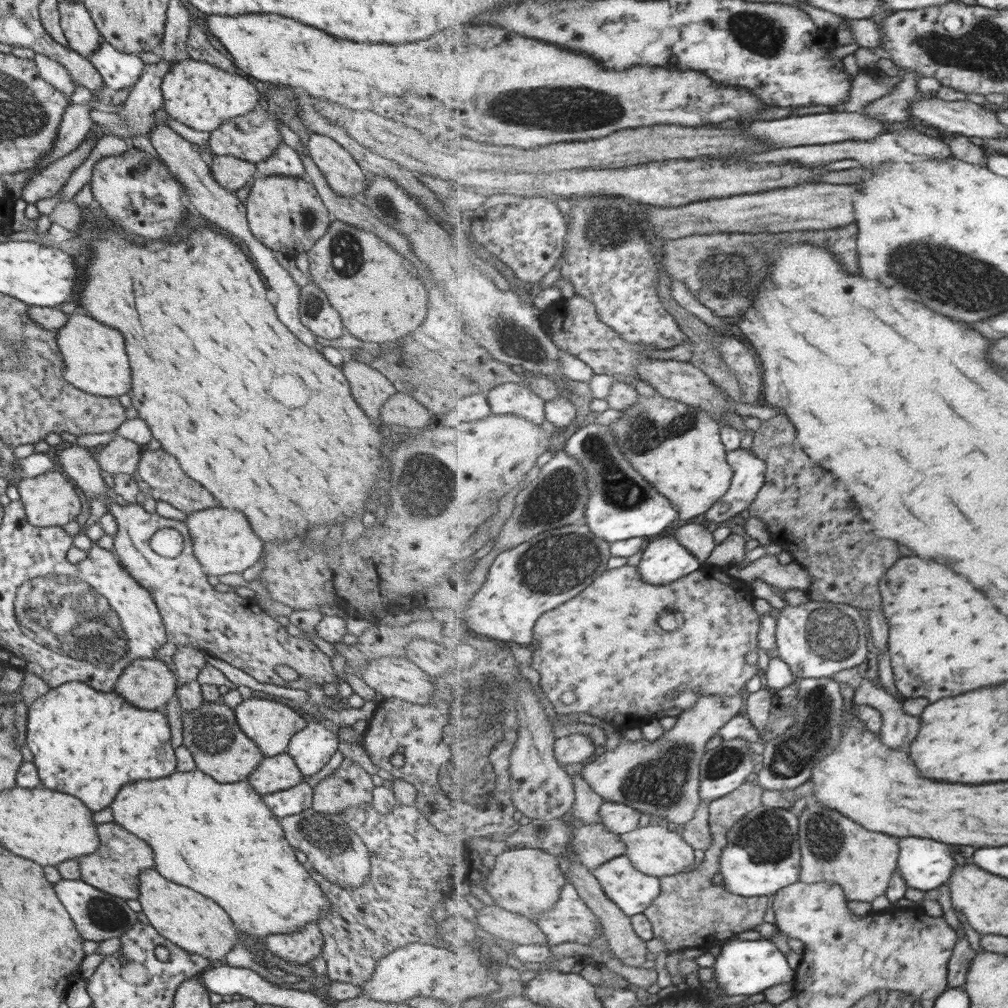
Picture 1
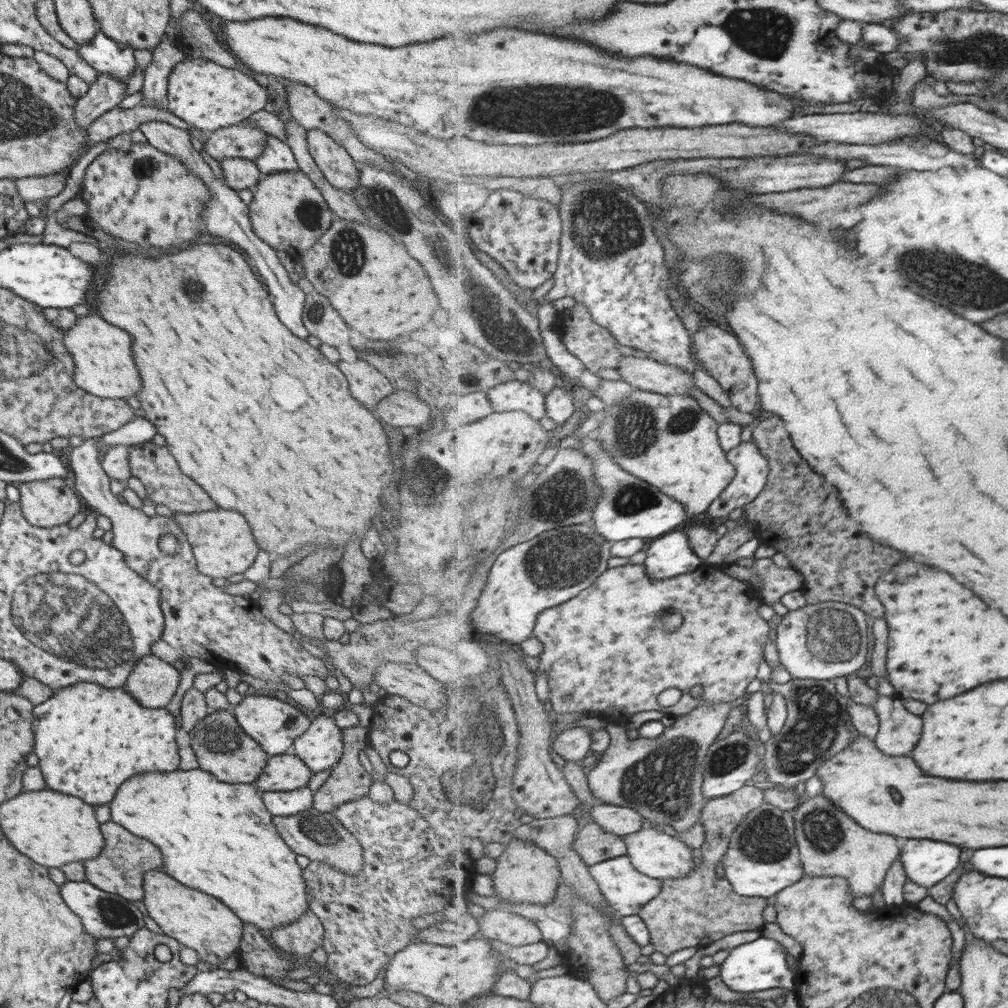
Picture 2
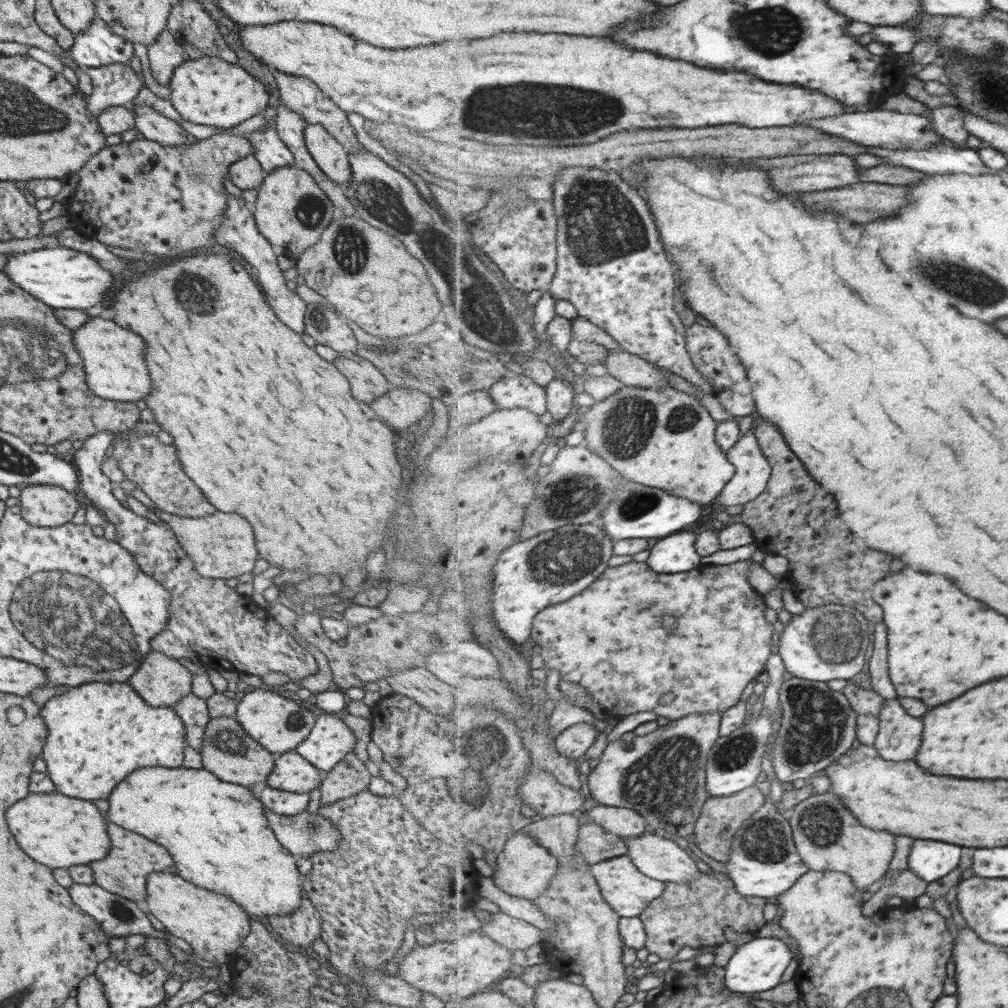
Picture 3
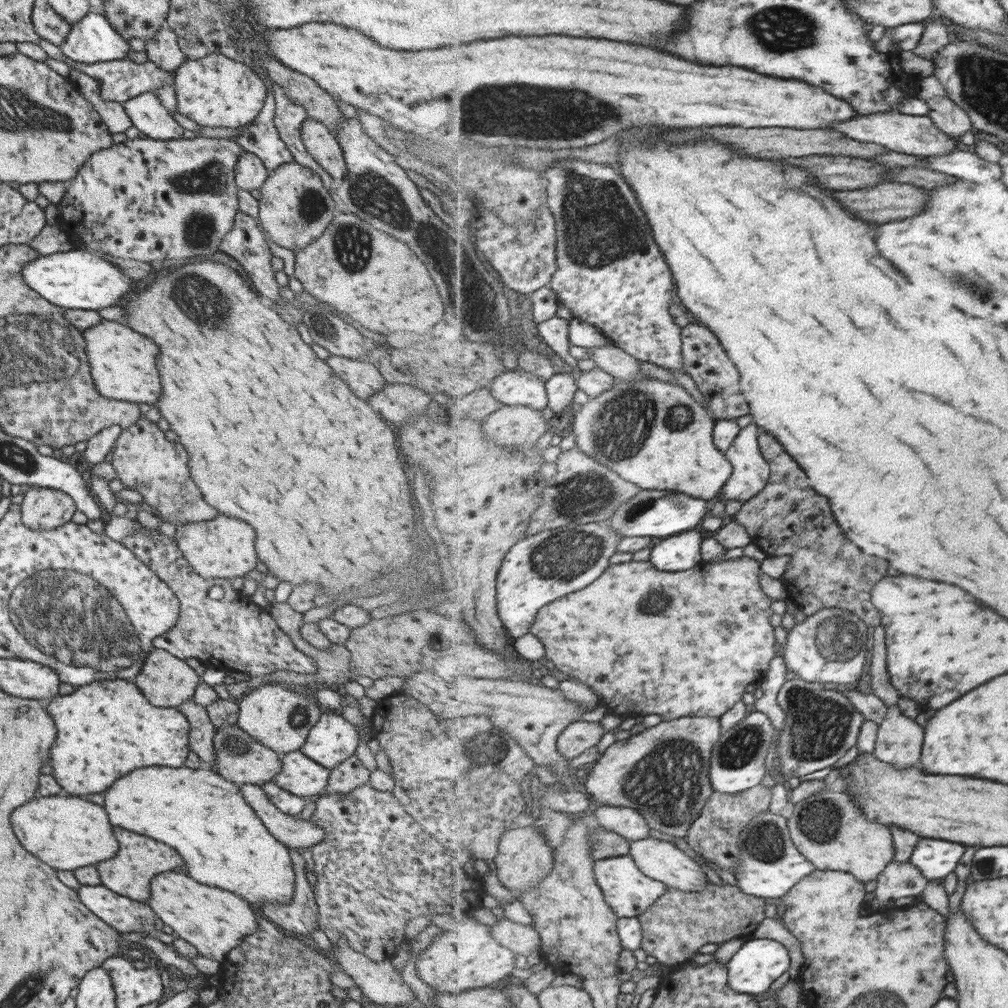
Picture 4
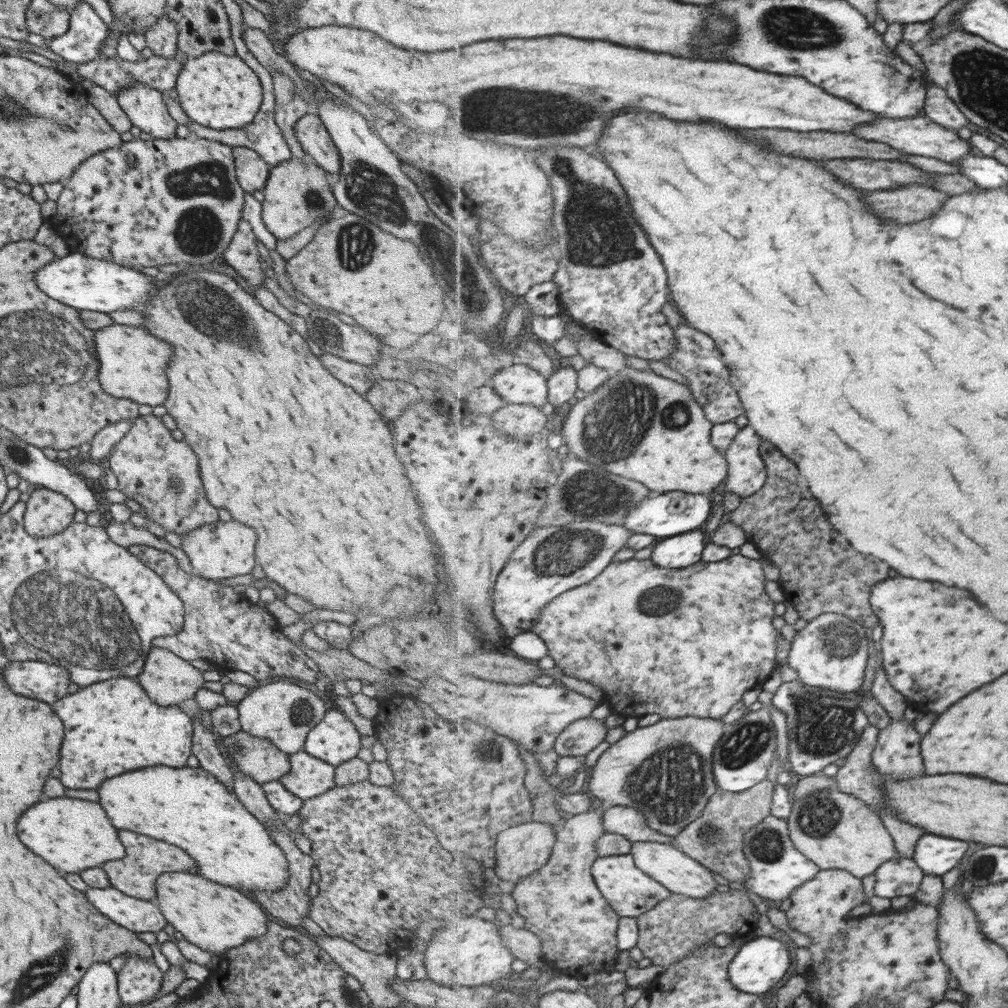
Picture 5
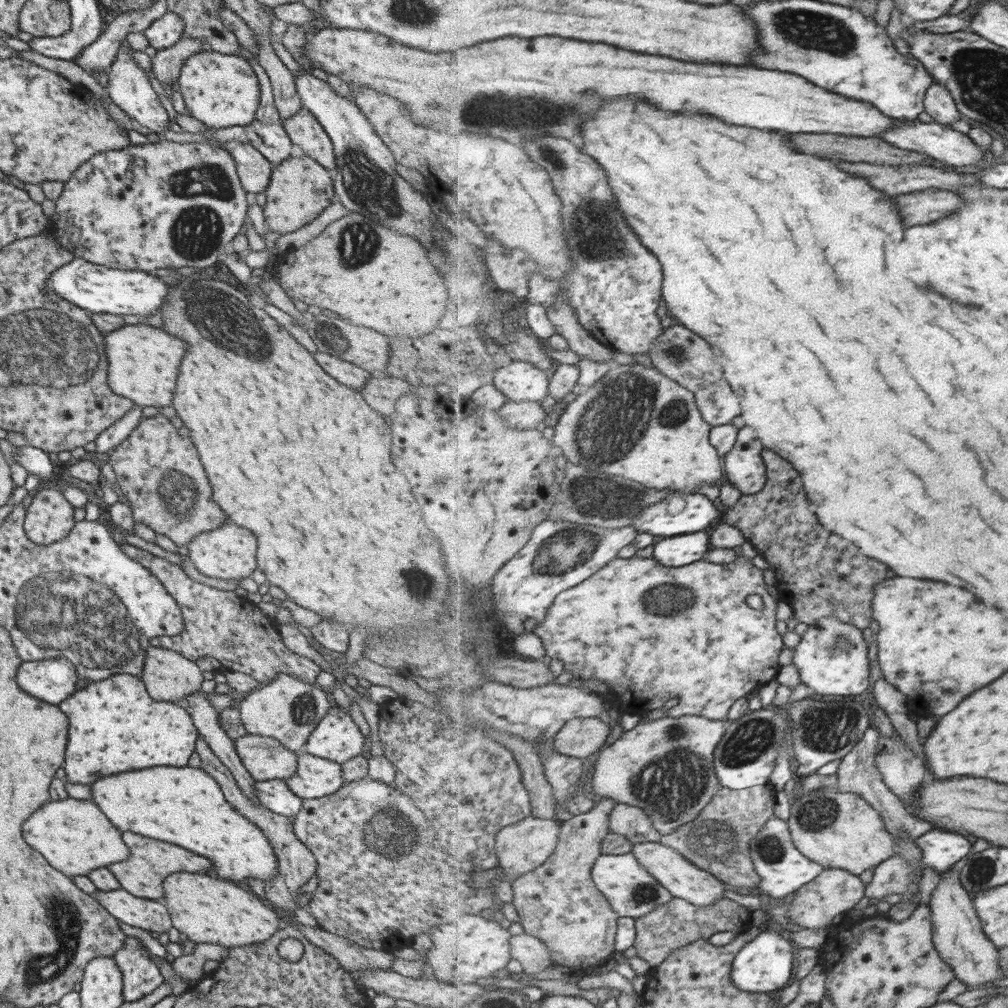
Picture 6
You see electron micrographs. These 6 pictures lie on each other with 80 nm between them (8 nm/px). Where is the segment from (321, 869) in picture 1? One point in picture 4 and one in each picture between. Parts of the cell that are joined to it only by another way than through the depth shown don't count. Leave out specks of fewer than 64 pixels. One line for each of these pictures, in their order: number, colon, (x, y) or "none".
2: (317, 835)
3: (306, 833)
4: (294, 834)

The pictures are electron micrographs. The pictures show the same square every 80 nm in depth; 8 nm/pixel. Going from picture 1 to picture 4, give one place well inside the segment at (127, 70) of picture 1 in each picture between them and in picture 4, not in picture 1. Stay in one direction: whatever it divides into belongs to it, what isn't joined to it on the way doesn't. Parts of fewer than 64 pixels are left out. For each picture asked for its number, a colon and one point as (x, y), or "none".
2: (104, 55)
3: (97, 46)
4: (91, 39)

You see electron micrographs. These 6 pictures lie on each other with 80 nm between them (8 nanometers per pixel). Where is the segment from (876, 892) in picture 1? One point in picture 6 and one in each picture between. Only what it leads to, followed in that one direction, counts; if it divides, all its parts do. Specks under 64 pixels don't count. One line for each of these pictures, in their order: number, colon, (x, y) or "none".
2: (832, 843)
3: (829, 837)
4: (829, 829)
5: (836, 830)
6: (839, 829)

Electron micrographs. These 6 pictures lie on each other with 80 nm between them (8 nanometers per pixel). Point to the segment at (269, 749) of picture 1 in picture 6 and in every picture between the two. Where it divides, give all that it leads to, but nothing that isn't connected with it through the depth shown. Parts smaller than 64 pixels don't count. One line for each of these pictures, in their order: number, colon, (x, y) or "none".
2: (273, 724)
3: (278, 724)
4: (278, 718)
5: (278, 711)
6: (286, 708)

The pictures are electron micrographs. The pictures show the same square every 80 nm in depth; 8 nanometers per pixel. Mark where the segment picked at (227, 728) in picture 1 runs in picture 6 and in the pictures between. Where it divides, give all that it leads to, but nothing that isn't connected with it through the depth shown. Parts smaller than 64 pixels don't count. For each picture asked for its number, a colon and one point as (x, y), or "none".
2: (221, 748)
3: (227, 751)
4: (240, 759)
5: (259, 759)
6: (264, 758)

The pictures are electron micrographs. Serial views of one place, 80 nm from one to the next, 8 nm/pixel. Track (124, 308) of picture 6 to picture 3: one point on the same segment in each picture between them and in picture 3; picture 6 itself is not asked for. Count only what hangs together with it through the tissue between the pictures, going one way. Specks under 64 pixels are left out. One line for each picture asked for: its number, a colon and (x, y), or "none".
3: (60, 277)
4: (75, 279)
5: (77, 281)

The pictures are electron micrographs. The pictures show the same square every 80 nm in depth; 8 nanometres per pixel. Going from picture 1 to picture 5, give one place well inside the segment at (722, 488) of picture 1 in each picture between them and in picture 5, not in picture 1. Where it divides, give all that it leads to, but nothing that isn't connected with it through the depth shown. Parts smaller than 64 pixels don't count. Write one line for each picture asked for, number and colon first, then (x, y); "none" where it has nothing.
2: (687, 461)
3: (683, 456)
4: (681, 453)
5: (676, 453)

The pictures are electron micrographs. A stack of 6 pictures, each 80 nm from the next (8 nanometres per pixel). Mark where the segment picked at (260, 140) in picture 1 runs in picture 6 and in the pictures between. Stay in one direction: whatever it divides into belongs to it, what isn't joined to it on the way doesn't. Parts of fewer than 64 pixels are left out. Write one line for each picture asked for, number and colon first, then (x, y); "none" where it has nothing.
2: (240, 140)
3: (141, 195)
4: (144, 199)
5: (176, 201)
6: (169, 204)

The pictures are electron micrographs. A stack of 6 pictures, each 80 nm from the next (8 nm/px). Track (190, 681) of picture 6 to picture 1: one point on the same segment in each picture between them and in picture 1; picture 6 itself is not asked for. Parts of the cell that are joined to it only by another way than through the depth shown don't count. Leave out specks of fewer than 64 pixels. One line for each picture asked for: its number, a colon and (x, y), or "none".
1: (147, 684)
2: (152, 682)
3: (160, 681)
4: (166, 681)
5: (167, 680)

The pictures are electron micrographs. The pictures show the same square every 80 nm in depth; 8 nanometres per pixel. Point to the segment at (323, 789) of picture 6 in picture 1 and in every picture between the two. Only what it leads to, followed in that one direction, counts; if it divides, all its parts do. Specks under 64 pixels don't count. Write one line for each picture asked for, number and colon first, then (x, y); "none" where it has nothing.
1: (278, 772)
2: (285, 772)
3: (291, 773)
4: (299, 775)
5: (307, 777)

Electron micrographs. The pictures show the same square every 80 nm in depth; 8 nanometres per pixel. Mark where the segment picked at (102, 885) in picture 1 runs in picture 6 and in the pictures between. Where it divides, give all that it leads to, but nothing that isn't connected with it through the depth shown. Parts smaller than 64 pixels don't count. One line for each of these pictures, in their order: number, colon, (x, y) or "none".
2: (119, 870)
3: (131, 858)
4: (138, 859)
5: (145, 859)
6: (152, 860)

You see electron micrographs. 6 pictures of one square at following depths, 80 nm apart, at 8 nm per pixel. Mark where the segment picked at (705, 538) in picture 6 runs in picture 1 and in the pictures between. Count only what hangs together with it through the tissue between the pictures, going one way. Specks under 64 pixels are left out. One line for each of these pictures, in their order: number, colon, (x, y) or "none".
1: (665, 560)
2: (671, 555)
3: (677, 553)
4: (680, 552)
5: (684, 550)

